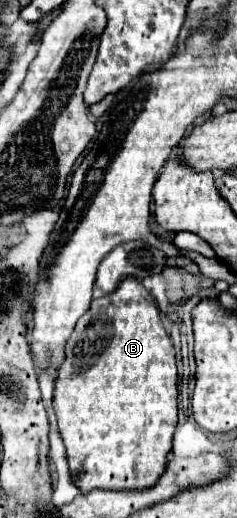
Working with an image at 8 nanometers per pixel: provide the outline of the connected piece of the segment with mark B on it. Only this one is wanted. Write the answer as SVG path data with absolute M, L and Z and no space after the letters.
M125 278L113 294L91 302L91 308L81 316L81 322L77 322L69 336L65 362L57 374L53 394L53 410L67 448L69 470L77 474L77 482L73 484L81 494L89 494L95 488L145 490L157 484L157 478L165 472L177 426L177 380L171 338L161 322L159 308L141 280Z

